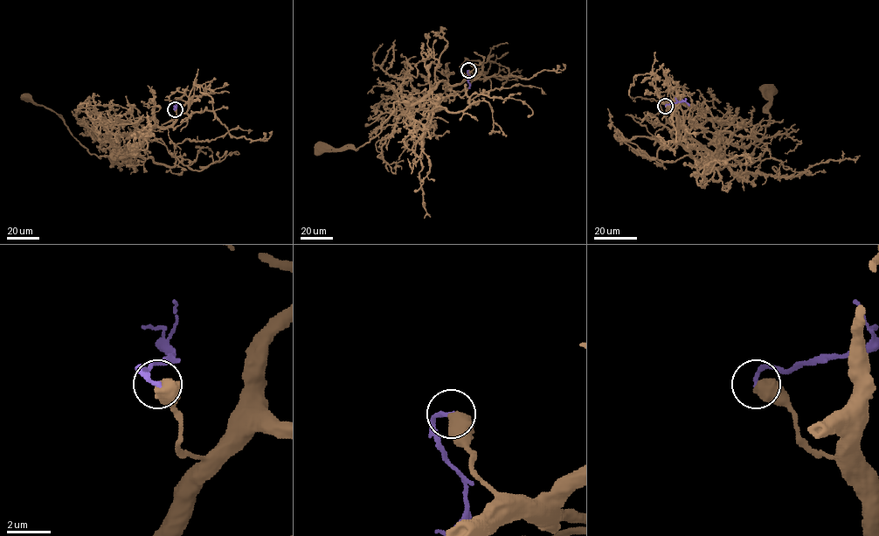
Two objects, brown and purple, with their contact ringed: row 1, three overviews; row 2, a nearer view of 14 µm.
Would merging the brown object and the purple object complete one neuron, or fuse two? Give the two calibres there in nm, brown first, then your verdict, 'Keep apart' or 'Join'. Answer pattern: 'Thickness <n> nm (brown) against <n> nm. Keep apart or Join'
Thickness 650 nm (brown) against 200 nm. Keep apart

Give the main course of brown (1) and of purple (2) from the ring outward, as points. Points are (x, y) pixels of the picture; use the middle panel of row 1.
1: (468, 70), (470, 78), (450, 86), (440, 81), (413, 104), (396, 101), (381, 131), (358, 149), (320, 149)
2: (468, 70), (470, 87)

